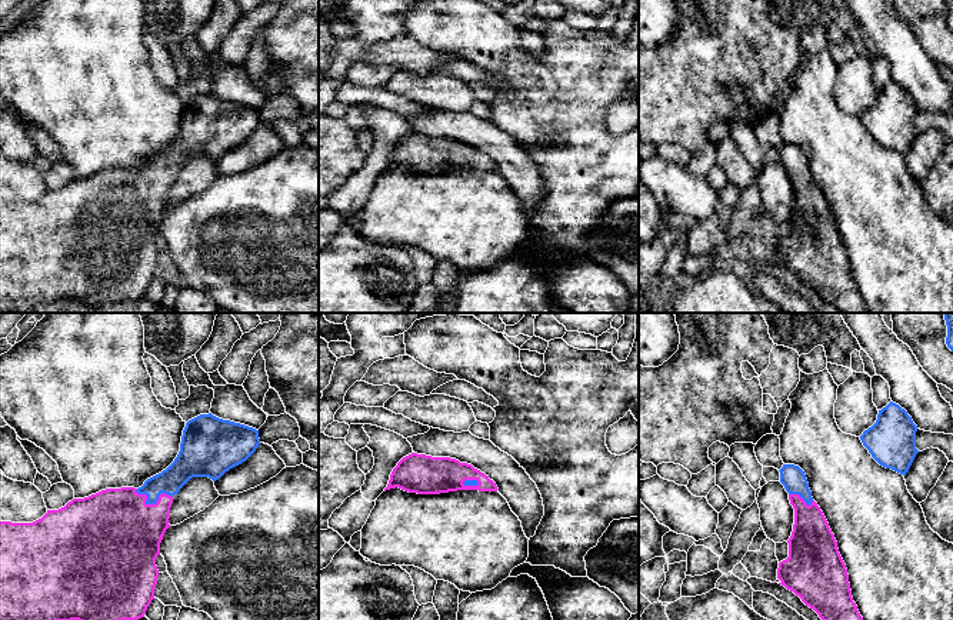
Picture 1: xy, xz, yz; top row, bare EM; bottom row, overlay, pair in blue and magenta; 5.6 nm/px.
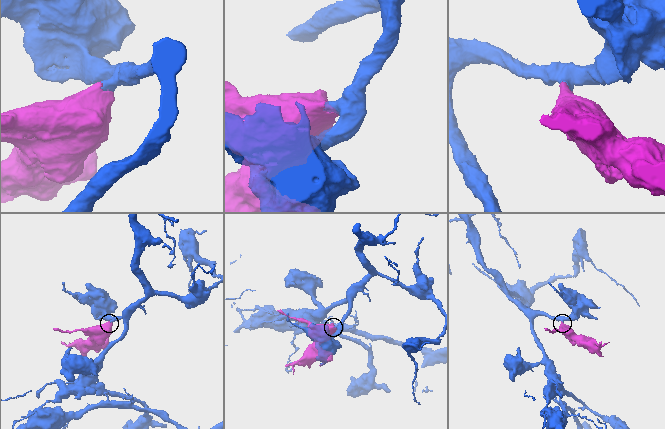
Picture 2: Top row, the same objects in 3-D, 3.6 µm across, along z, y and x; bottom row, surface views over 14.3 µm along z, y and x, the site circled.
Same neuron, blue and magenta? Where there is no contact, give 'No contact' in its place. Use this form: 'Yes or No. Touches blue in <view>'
Yes. Touches blue in xy

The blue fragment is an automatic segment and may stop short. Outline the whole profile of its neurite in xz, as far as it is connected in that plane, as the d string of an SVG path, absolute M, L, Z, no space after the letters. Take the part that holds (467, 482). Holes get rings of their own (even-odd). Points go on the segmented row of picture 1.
M411 453L390 474L386 490L401 489L417 494L440 494L457 490L497 491L497 486L471 464L450 457Z

